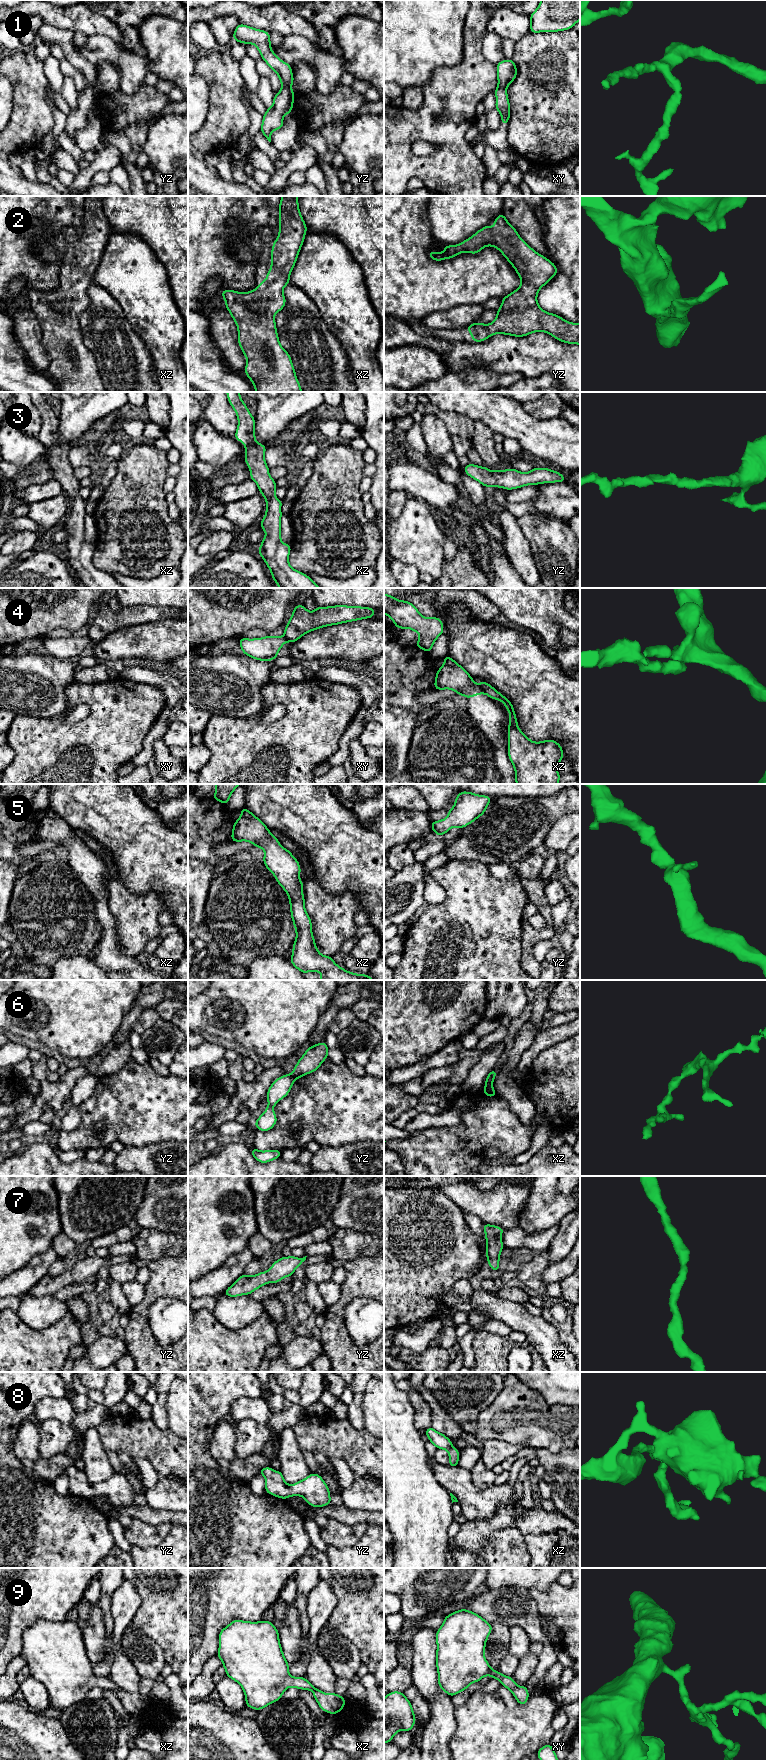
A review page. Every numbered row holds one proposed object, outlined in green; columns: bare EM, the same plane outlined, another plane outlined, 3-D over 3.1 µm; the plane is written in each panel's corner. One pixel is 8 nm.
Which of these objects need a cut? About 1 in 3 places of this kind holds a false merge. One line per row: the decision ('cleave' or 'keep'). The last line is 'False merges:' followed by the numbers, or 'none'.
1: cleave
2: keep
3: keep
4: cleave
5: keep
6: cleave
7: keep
8: keep
9: keep
False merges: 1, 4, 6

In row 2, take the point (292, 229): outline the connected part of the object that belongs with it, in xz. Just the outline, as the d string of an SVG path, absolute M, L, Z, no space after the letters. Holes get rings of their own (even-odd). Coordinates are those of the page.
M281 196L279 204L279 234L271 249L271 267L266 275L266 280L260 282L258 287L249 292L242 293L230 289L221 292L226 308L237 325L237 342L247 359L244 372L255 386L255 392L302 392L291 357L279 342L274 315L281 311L286 304L283 288L290 284L290 274L296 264L306 231L307 225L299 210L298 196Z

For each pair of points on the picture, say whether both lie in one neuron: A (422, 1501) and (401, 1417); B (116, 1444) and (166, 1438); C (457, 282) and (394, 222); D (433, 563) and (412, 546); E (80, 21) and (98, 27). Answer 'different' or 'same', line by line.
A: same
B: same
C: same
D: same
E: same

